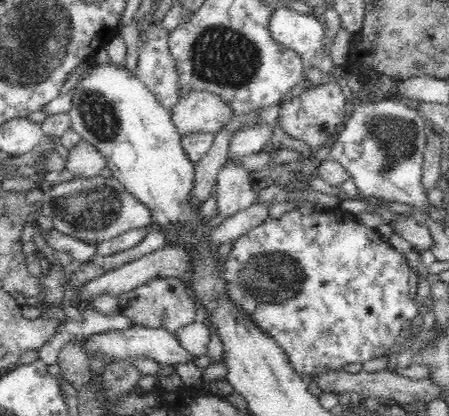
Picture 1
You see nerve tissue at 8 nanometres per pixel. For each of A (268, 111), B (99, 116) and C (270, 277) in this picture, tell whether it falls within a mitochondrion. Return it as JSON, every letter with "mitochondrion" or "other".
{"A":"other","B":"mitochondrion","C":"mitochondrion"}

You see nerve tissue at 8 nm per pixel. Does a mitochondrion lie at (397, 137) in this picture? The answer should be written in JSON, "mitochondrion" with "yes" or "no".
{"mitochondrion":"yes"}

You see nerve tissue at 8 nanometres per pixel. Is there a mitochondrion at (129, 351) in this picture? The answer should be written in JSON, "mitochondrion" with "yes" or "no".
{"mitochondrion":"no"}

